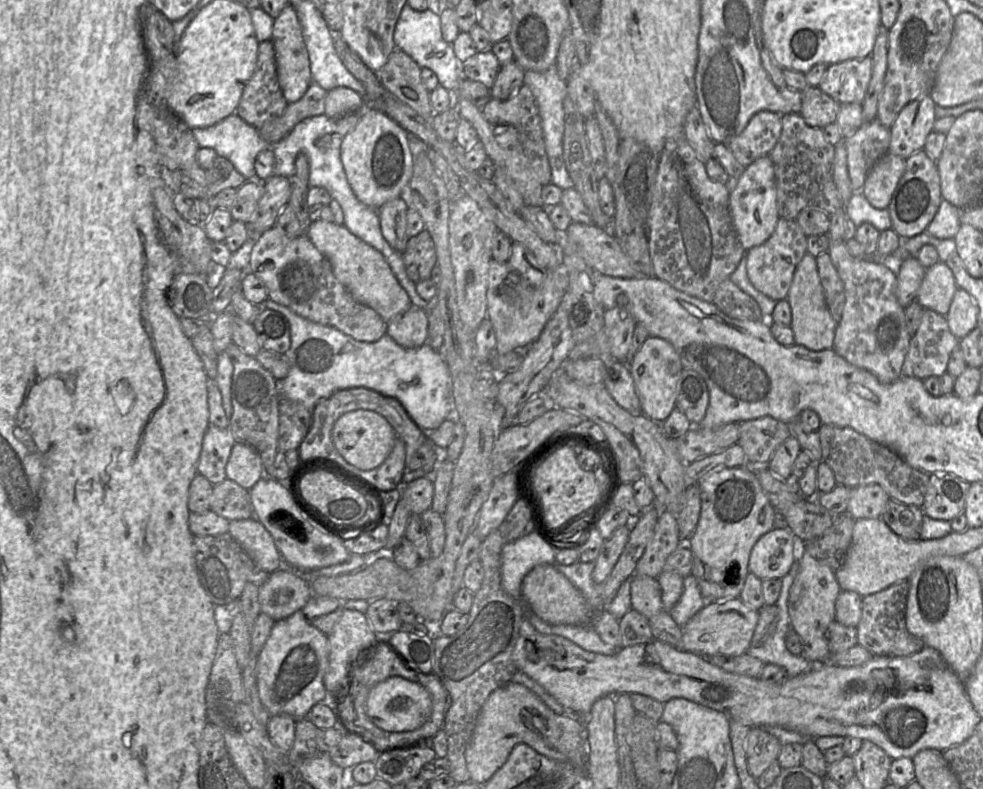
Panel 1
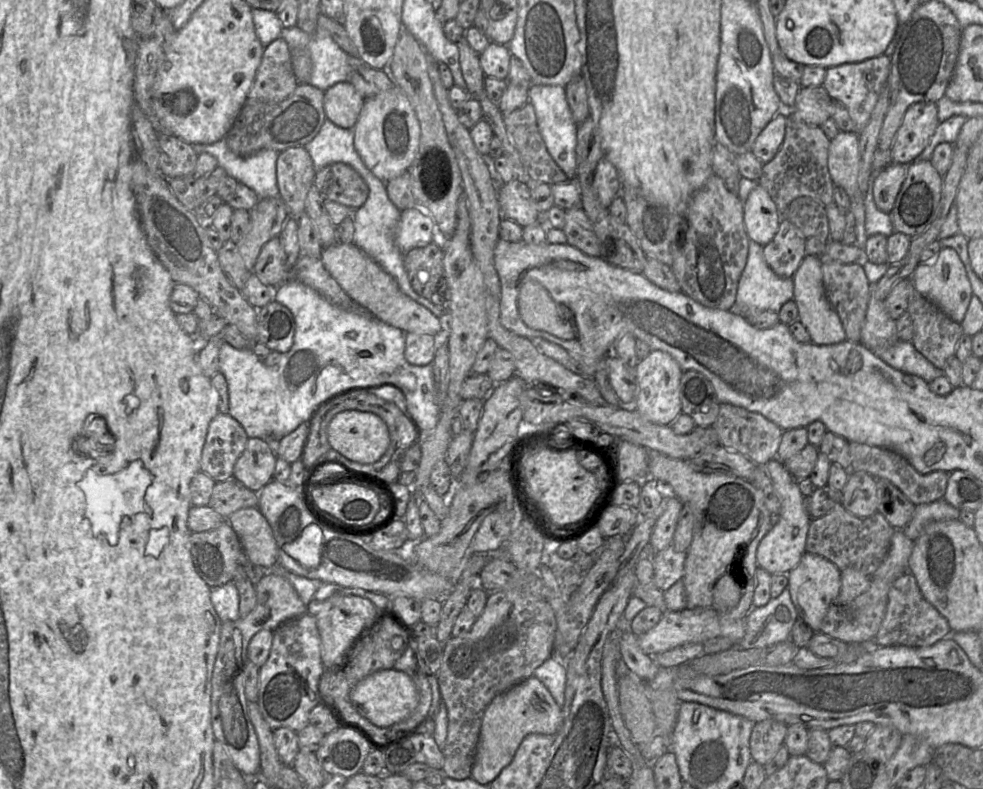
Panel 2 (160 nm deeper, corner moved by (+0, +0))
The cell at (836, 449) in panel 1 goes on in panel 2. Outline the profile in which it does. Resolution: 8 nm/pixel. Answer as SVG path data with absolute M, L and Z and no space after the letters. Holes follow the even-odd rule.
M849 442L851 467L849 472L864 471L875 479L883 478L896 486L915 506L942 499L947 488L949 473L935 471L922 475L898 453L876 446Z

